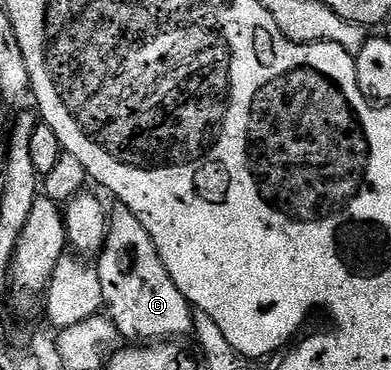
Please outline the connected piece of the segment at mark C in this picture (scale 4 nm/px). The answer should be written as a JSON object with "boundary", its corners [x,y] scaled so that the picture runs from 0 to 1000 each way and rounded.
{"boundary":[[[294,549],[289,559],[276,573],[271,651],[261,678],[248,684],[246,722],[261,816],[281,868],[302,884],[304,911],[322,924],[483,911],[496,897],[499,835],[488,832],[471,795],[460,795],[450,762],[440,762],[379,622],[358,611],[358,589],[348,589],[327,557]]]}

